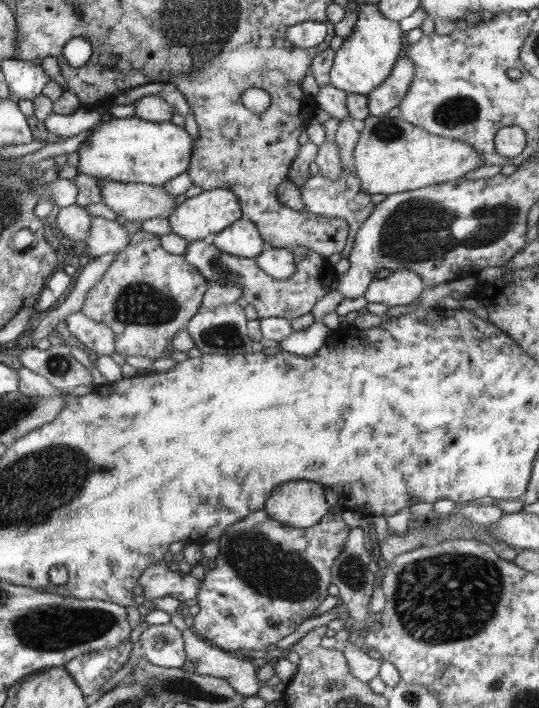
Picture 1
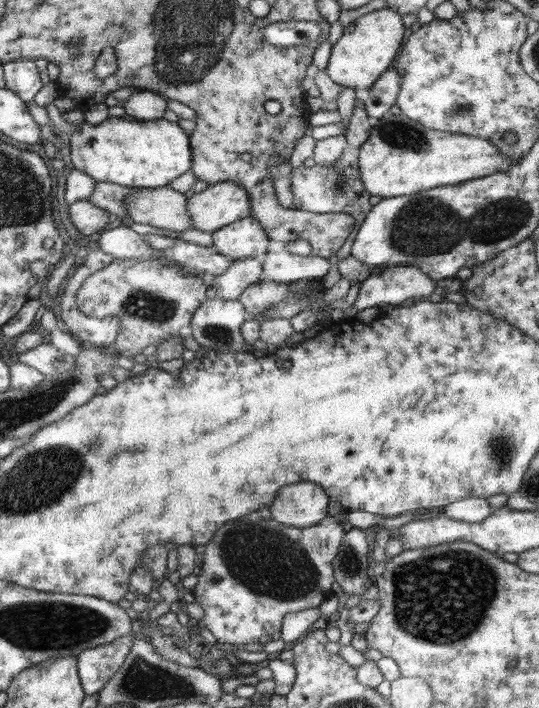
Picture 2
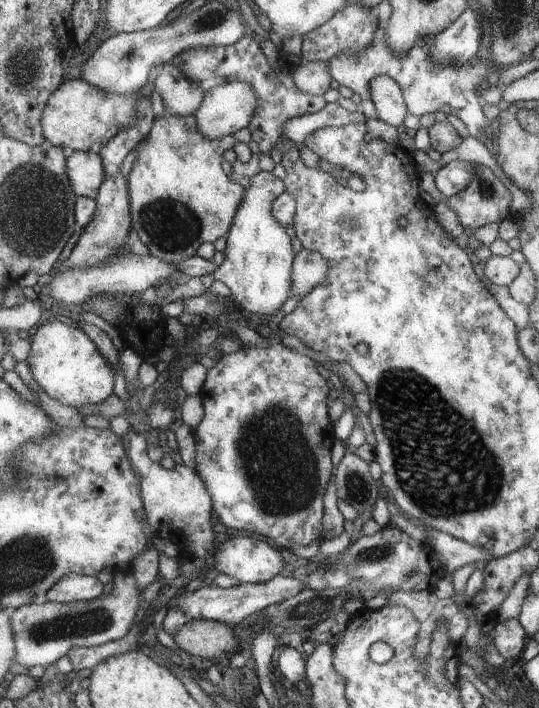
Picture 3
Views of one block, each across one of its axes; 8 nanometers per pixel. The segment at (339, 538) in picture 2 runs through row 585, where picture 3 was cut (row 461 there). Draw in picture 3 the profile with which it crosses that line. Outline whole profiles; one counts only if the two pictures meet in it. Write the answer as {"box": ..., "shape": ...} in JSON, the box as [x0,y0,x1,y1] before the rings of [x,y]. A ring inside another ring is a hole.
{"box":[191,338,332,553],"shape":[[[278,338],[268,339],[268,348],[256,348],[256,346],[244,346],[240,350],[231,354],[223,354],[220,360],[207,371],[206,382],[200,390],[199,397],[203,404],[202,422],[192,428],[191,433],[194,437],[196,456],[195,471],[204,482],[208,494],[212,499],[213,518],[226,528],[236,528],[236,530],[247,530],[256,532],[266,538],[270,538],[276,546],[282,546],[285,551],[292,553],[294,546],[308,546],[310,542],[318,540],[322,536],[322,518],[324,518],[324,494],[332,476],[332,460],[330,460],[330,450],[332,450],[332,421],[328,416],[328,406],[326,398],[330,394],[330,388],[322,376],[316,372],[316,362],[286,348]]]}

